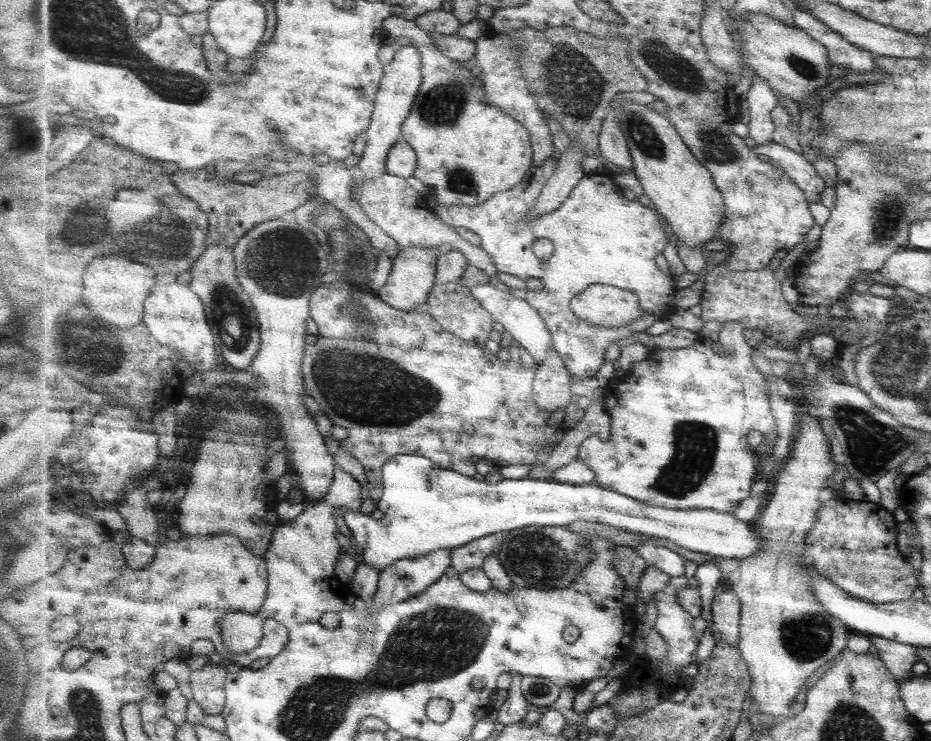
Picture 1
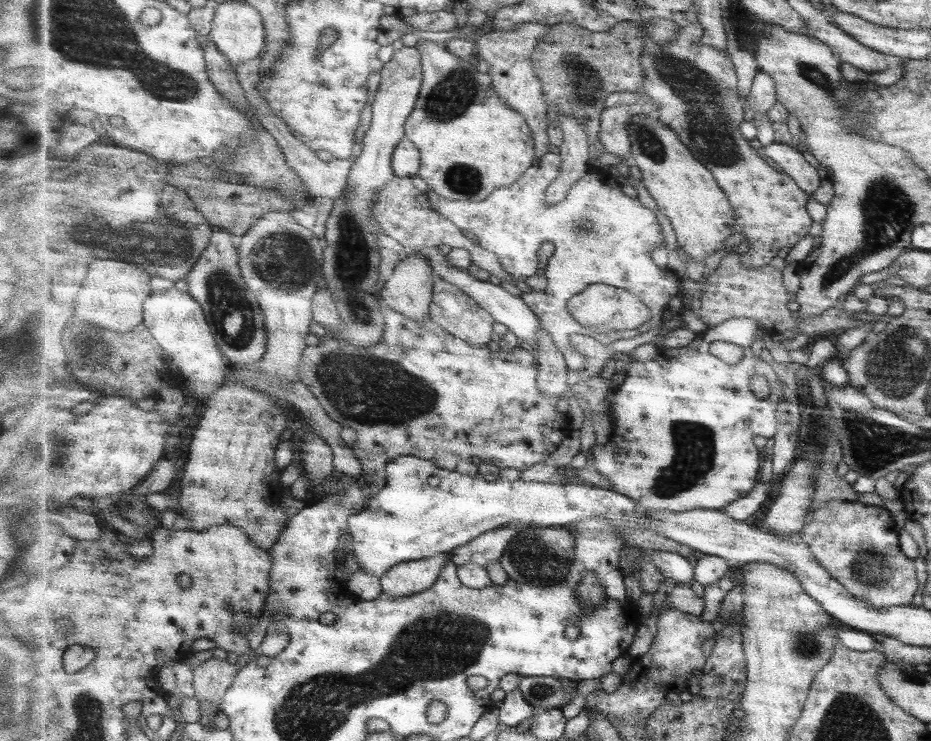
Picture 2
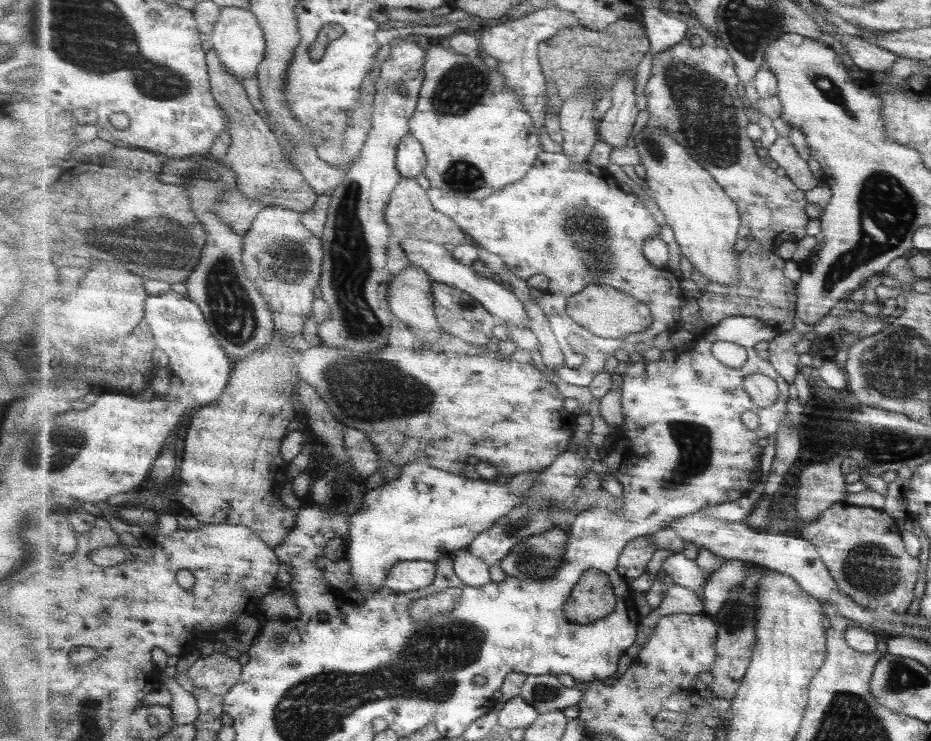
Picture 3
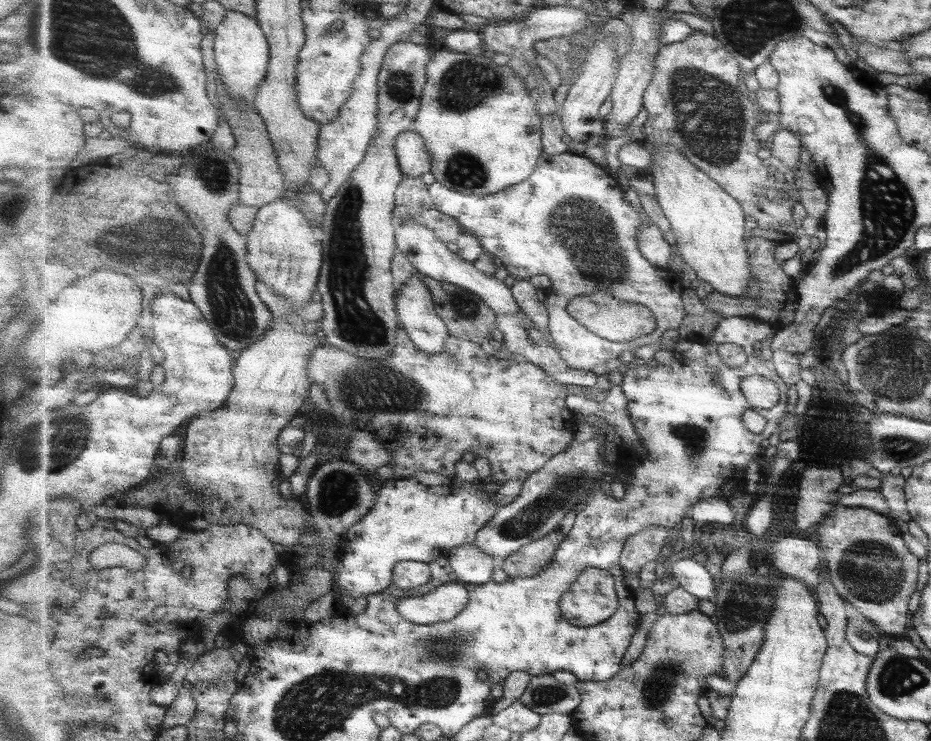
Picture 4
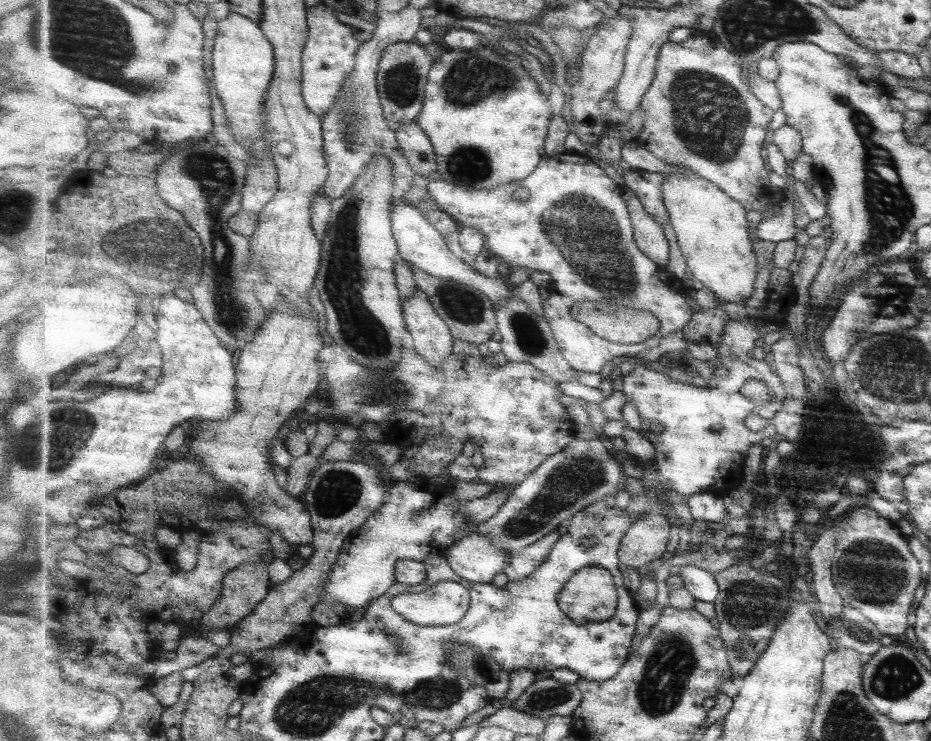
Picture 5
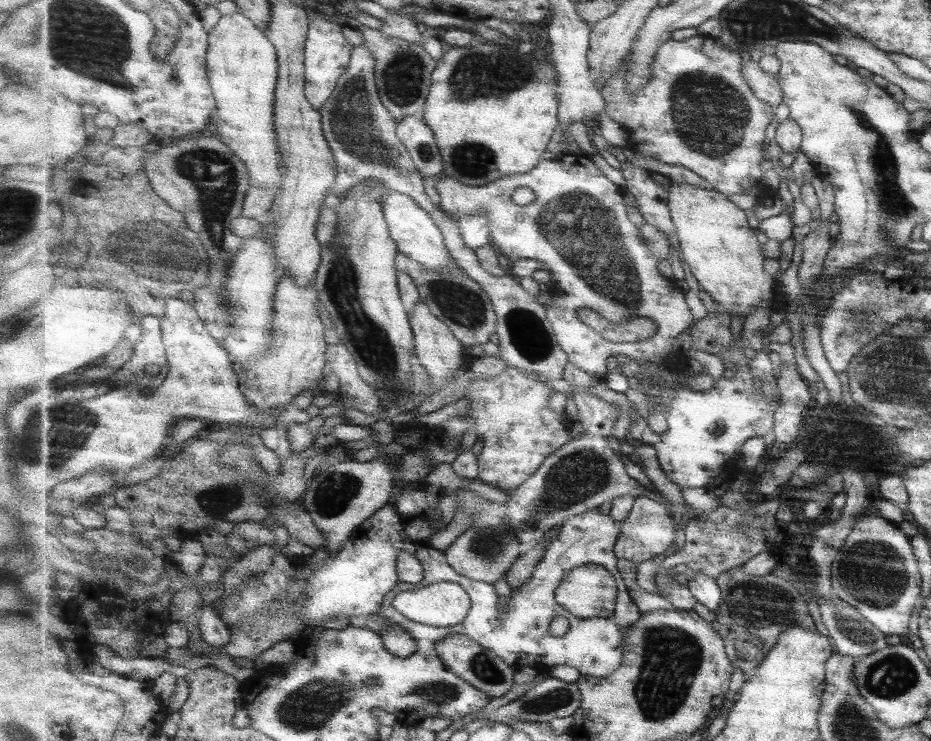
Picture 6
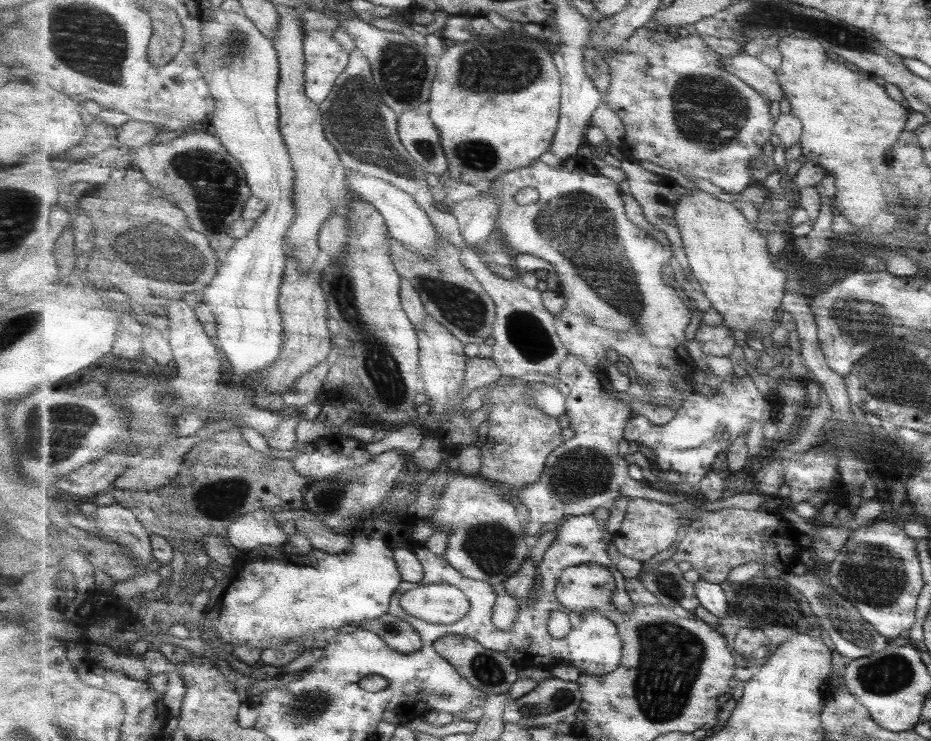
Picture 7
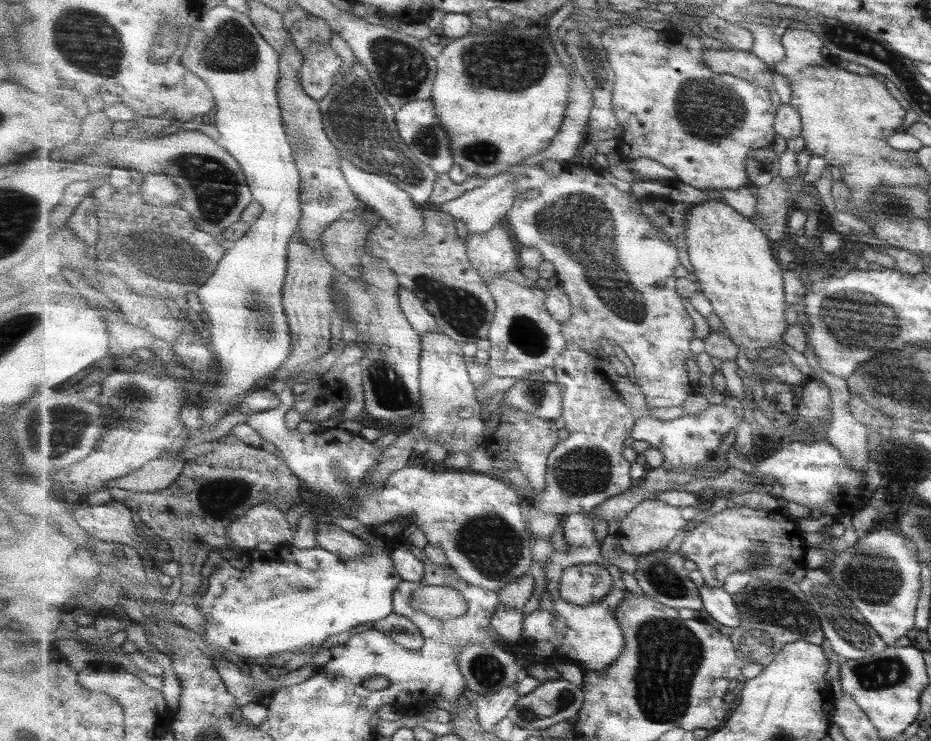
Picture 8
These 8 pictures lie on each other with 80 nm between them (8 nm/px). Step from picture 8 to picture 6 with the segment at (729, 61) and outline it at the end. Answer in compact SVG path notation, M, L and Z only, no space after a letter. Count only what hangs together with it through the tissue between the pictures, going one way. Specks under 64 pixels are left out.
M752 60L743 62L743 74L757 98L775 109L784 104L780 80L778 77L765 73L759 62L753 62Z

